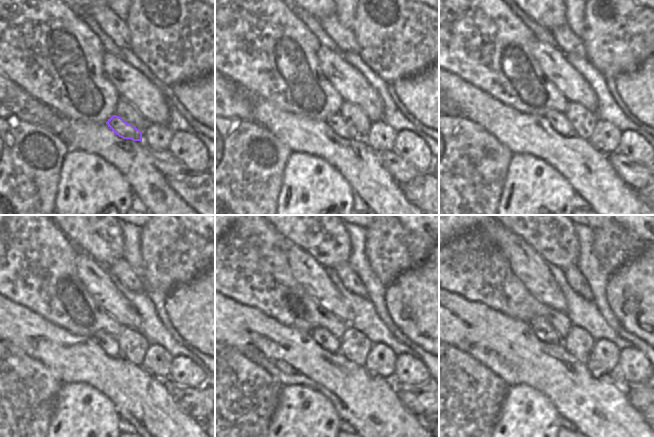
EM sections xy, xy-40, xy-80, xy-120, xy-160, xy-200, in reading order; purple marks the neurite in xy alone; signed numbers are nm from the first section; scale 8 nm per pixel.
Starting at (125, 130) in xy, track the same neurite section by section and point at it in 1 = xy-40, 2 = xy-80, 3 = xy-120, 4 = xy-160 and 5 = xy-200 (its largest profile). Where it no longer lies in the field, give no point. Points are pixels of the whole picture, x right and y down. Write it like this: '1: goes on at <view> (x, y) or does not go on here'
1: goes on at xy-40 (337, 123)
2: goes on at xy-80 (558, 121)
3: goes on at xy-120 (109, 344)
4: goes on at xy-160 (322, 336)
5: goes on at xy-200 (542, 329)

